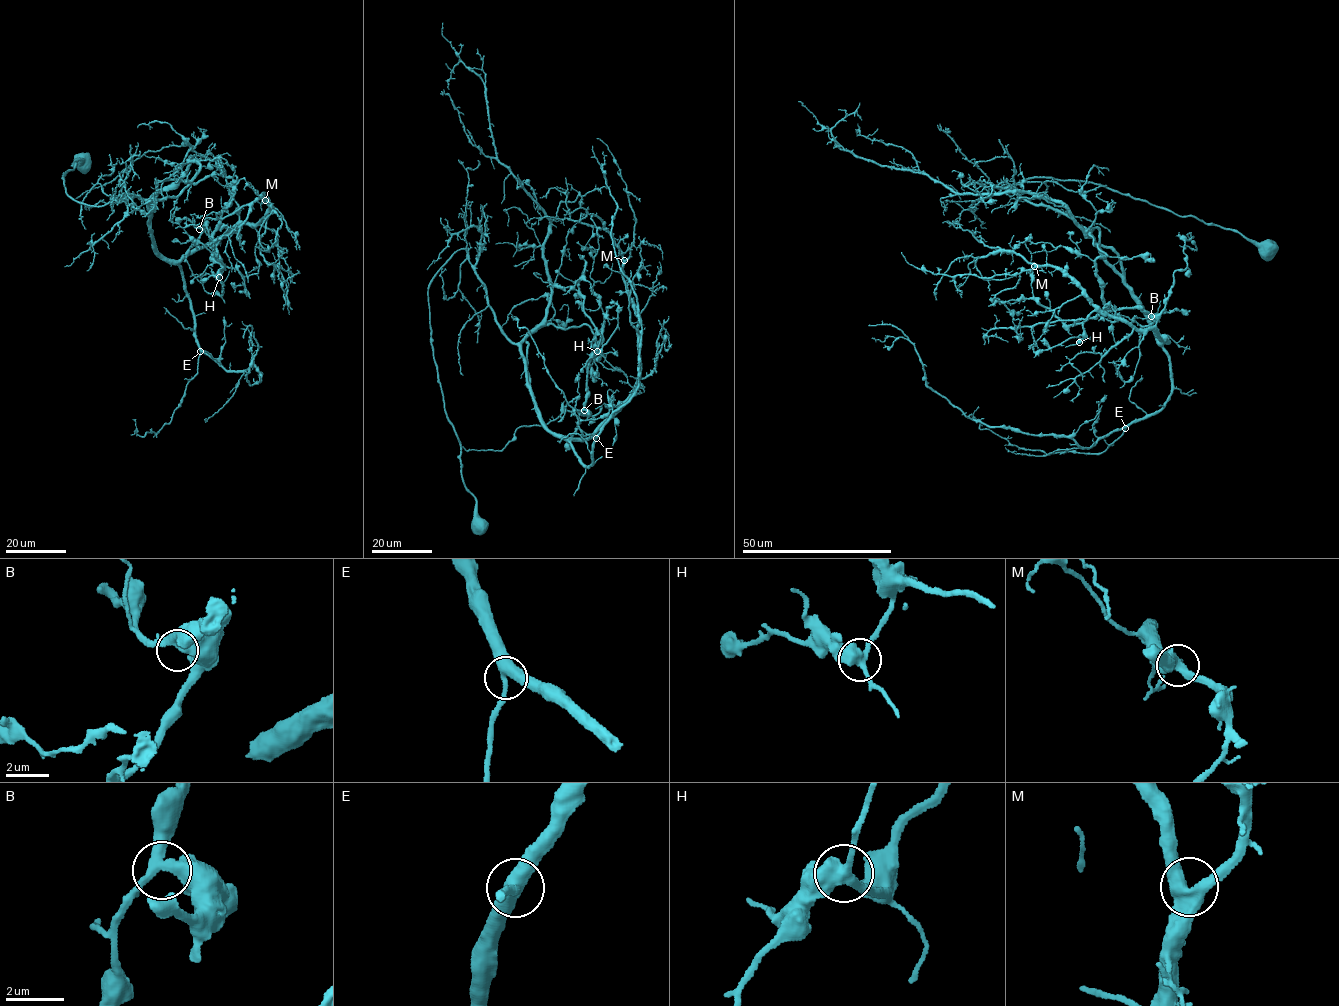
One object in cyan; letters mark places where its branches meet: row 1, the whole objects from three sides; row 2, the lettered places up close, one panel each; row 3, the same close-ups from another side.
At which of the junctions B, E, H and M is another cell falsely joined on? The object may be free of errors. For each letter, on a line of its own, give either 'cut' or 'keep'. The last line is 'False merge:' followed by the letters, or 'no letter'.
B: keep
E: keep
H: keep
M: keep
False merge: no letter

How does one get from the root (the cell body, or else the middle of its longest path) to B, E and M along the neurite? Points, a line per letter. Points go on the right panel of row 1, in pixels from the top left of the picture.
B: (1269, 250), (1091, 183), (1033, 177), (999, 188), (1083, 226), (1105, 254), (1095, 259), (1103, 305), (1151, 316)
E: (1269, 250), (1091, 183), (1033, 177), (999, 188), (1083, 226), (1152, 324), (1169, 363), (1170, 396), (1125, 428)
M: (1269, 250), (1102, 185), (1033, 177), (999, 189), (1066, 213), (1106, 256), (1091, 260), (1060, 245), (1034, 266)

